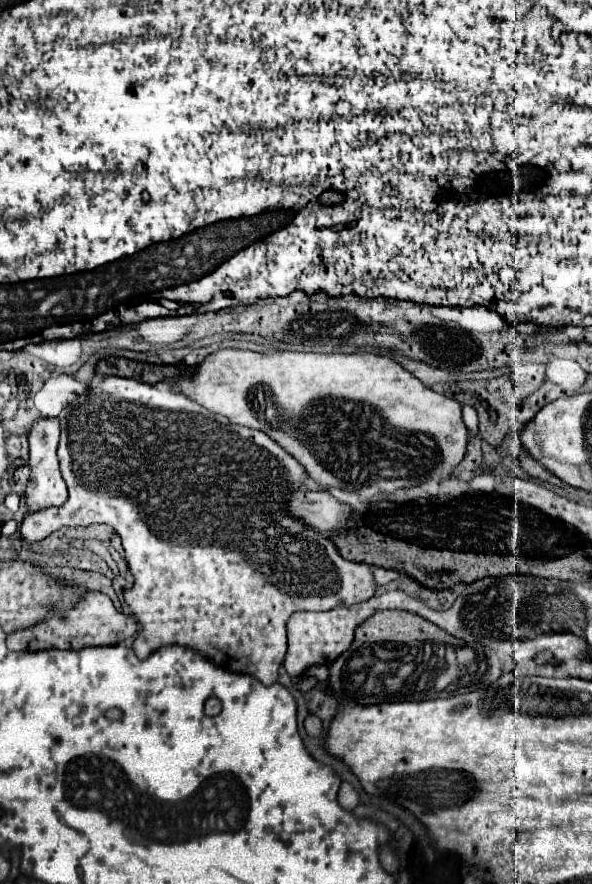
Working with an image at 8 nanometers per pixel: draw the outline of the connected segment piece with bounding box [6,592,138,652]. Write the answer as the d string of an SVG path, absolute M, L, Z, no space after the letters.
M88 592L86 598L70 610L66 616L56 616L48 614L38 626L30 626L30 630L8 634L6 636L6 646L10 650L80 650L84 646L110 646L110 644L120 644L122 640L130 638L136 632L136 620L132 616L124 616L118 612L112 604L112 600L102 594L102 592Z

